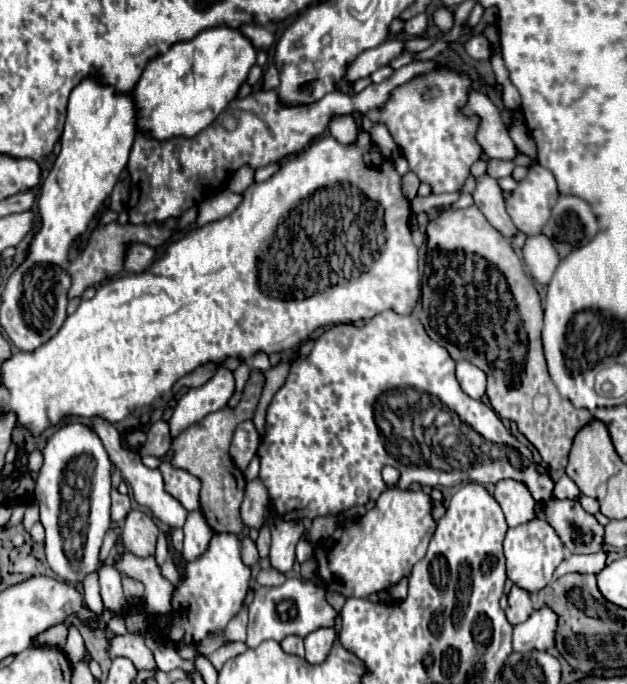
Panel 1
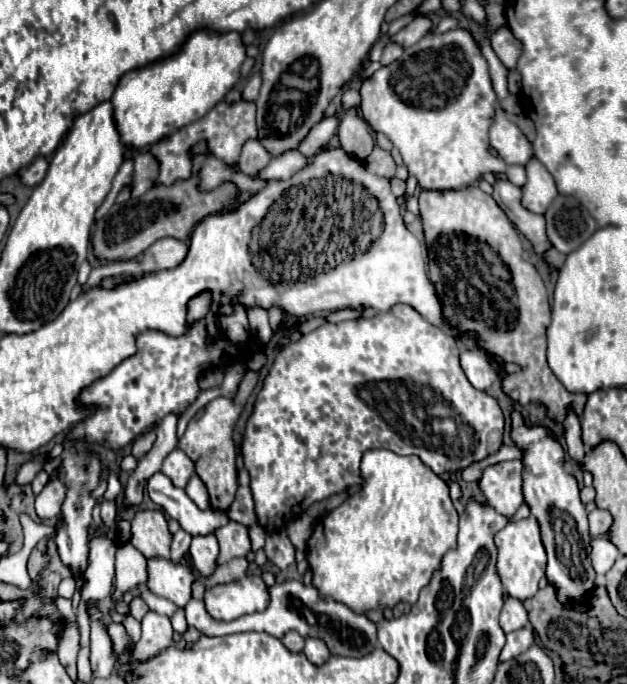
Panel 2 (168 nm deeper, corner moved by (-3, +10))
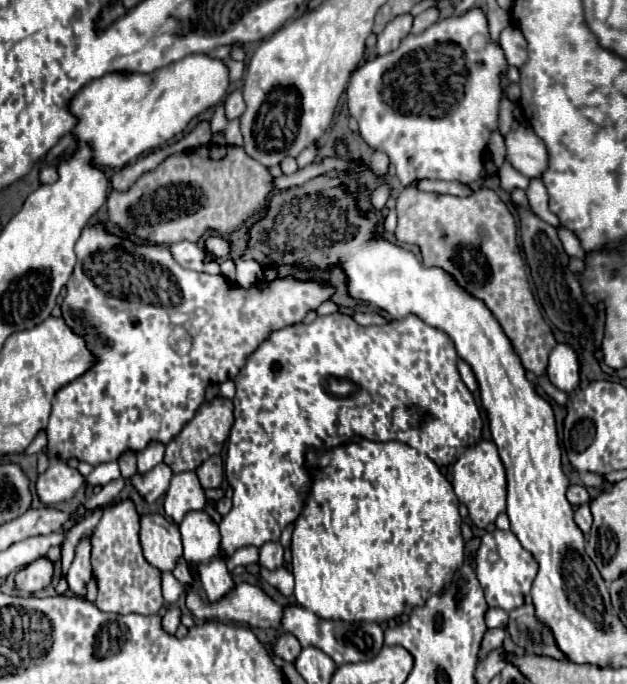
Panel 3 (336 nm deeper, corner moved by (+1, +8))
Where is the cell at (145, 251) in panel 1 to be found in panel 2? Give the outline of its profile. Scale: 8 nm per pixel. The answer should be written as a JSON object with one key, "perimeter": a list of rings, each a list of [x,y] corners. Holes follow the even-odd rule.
{"perimeter":[[[166,237],[156,241],[144,251],[142,261],[138,263],[140,271],[160,271],[160,269],[174,269],[178,267],[188,255],[188,243]]]}

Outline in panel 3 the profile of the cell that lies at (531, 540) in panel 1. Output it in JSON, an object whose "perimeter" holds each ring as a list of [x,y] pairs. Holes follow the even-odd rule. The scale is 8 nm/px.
{"perimeter":[[[494,529],[482,537],[480,549],[478,549],[478,581],[484,589],[486,601],[490,607],[502,607],[504,611],[512,611],[520,607],[526,597],[530,595],[530,585],[538,573],[538,563],[524,547],[520,547],[520,541],[512,531],[500,531]]]}

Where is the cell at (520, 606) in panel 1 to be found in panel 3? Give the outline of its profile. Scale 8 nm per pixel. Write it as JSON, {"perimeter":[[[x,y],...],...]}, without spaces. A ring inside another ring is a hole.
{"perimeter":[[[496,627],[496,629],[488,629],[488,631],[486,631],[486,635],[484,635],[484,641],[482,641],[482,651],[480,651],[480,659],[484,659],[488,651],[492,651],[492,649],[500,647],[500,645],[502,645],[502,641],[504,641],[504,637],[506,637],[506,627]]]}

